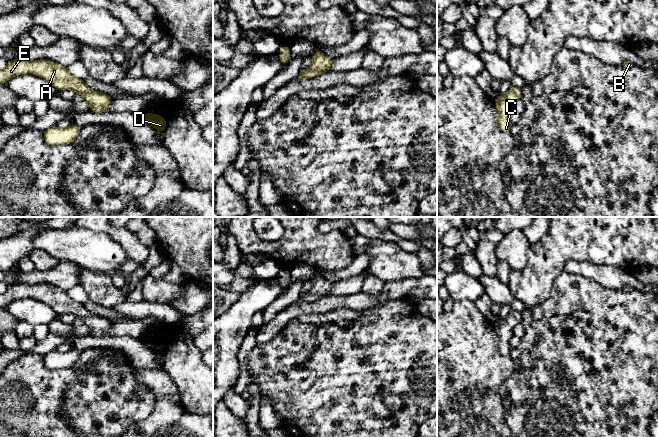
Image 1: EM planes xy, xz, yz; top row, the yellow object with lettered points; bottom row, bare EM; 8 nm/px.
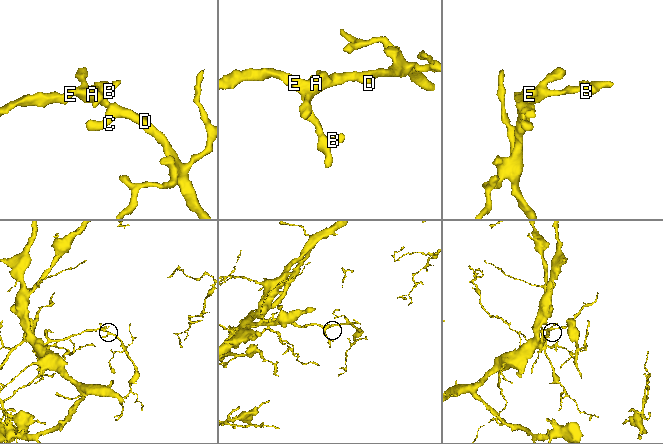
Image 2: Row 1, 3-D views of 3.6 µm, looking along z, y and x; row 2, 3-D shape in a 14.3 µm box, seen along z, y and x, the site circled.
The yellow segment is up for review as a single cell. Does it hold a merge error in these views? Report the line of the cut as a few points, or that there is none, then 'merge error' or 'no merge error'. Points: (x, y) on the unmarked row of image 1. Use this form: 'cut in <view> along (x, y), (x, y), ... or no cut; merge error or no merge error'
no cut; no merge error

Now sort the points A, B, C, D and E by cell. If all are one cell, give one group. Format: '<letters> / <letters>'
A B C D E

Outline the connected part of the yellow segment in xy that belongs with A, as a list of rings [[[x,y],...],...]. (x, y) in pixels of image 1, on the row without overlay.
[[[16,282],[9,284],[4,294],[0,294],[0,308],[5,307],[22,298],[31,297],[49,305],[57,315],[71,313],[84,320],[84,324],[91,330],[91,336],[108,336],[113,322],[106,317],[91,314],[83,303],[74,301],[66,291],[50,284],[27,285]]]

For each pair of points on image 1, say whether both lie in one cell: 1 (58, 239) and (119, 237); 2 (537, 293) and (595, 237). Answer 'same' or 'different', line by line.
1: different
2: same

